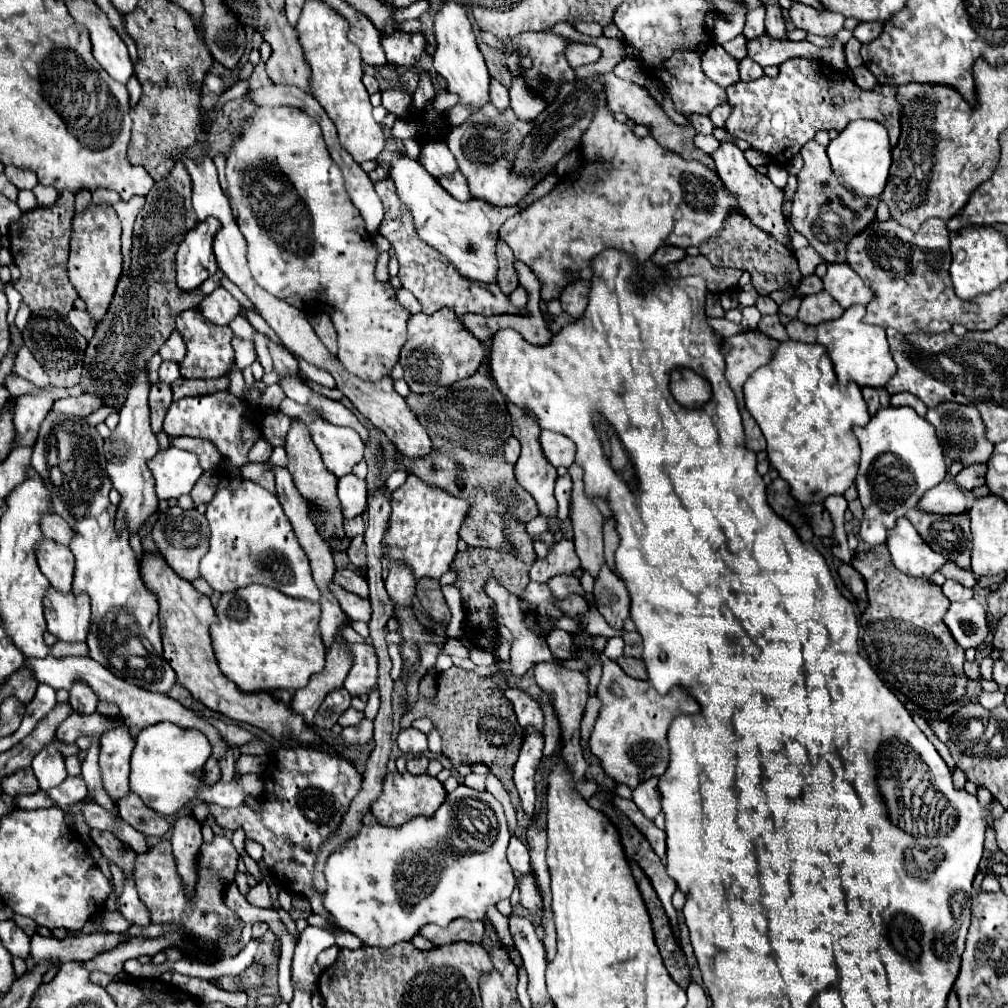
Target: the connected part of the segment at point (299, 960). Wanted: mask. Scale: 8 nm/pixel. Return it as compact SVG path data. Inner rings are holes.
M307 927L299 935L299 943L295 947L293 965L291 965L291 983L295 991L307 991L313 993L317 989L317 975L313 973L313 965L317 955L331 947L335 943L335 937L331 931L321 927Z

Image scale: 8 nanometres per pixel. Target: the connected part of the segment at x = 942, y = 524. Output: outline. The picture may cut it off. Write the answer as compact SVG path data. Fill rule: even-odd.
M911 509L905 515L925 543L941 553L947 561L953 561L961 569L969 569L971 555L971 531L969 515L929 515L919 509Z

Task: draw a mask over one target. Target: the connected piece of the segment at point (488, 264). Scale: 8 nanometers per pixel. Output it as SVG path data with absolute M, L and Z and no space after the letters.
M383 127L383 133L387 137L385 149L375 159L377 165L389 165L389 179L397 187L397 197L401 203L411 211L415 221L415 231L421 241L425 241L429 247L439 251L449 263L455 265L459 275L479 281L479 283L493 283L497 275L497 259L495 259L495 243L499 227L515 215L519 209L513 207L493 207L487 201L469 199L469 201L457 201L451 197L443 187L439 187L437 179L431 177L419 161L409 159L391 137L391 127Z

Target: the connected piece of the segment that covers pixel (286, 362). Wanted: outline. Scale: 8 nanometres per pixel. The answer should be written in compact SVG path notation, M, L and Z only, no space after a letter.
M269 339L269 353L273 357L273 371L263 375L263 383L266 386L277 383L281 375L297 375L299 373L297 359L293 357L293 353L287 347L283 347L283 345Z

